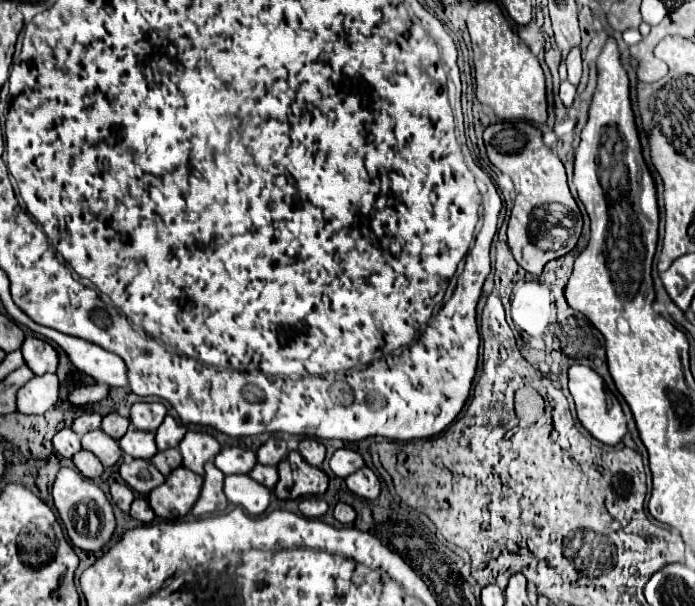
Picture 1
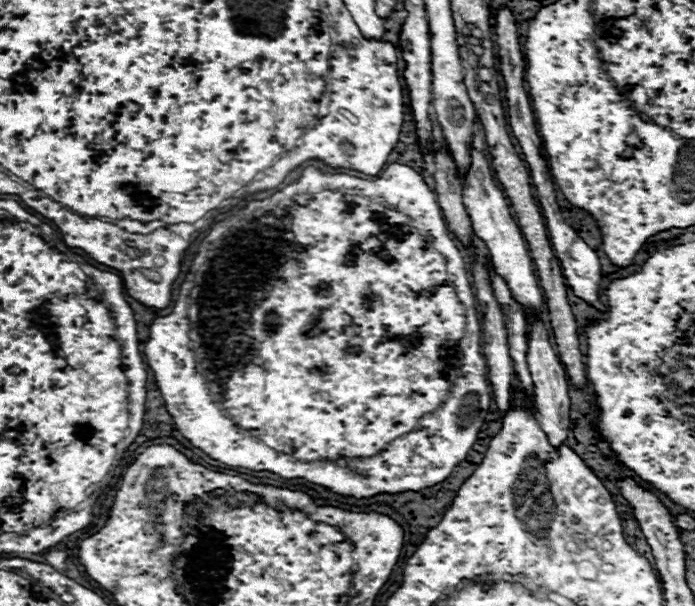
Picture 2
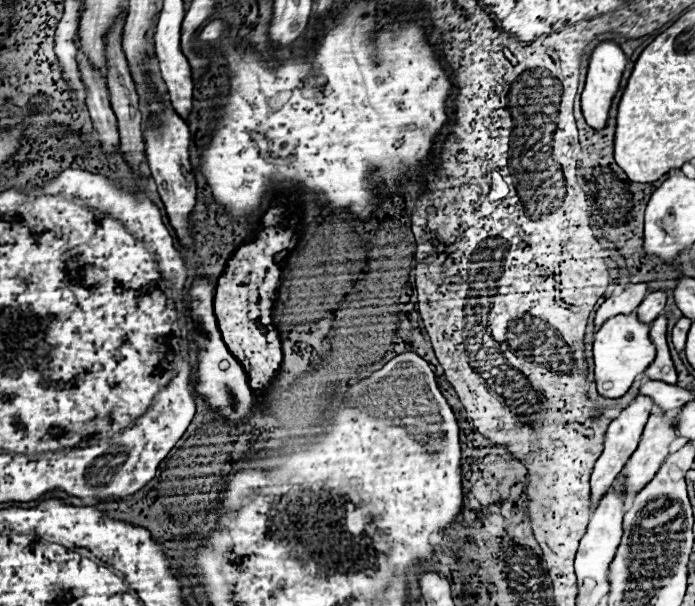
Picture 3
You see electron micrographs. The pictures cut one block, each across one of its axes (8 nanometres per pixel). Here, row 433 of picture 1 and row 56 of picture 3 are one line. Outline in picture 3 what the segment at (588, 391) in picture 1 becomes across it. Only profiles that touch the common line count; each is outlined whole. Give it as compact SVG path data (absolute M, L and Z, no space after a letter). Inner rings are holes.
M604 40L592 48L586 84L582 90L582 112L586 122L602 130L610 112L612 98L620 86L626 54L614 40Z

